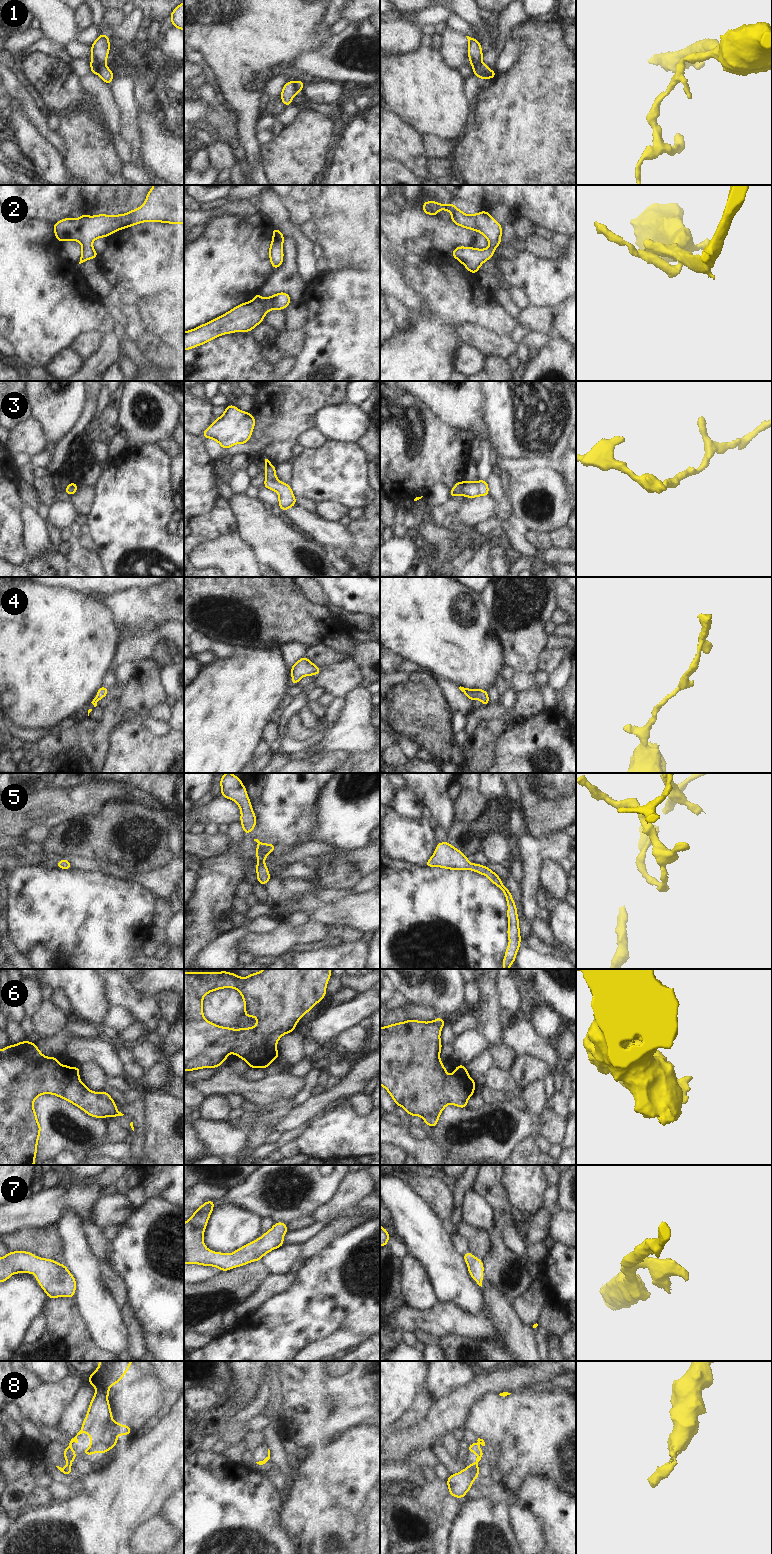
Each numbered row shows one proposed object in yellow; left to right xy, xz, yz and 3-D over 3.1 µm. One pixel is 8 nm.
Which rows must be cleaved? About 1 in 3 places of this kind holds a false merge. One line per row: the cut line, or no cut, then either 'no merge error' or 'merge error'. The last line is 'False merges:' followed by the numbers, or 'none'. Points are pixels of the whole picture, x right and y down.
1: xy (91, 60), (96, 65), (97, 73) | merge error
2: no cut | no merge error
3: no cut | no merge error
4: no cut | no merge error
5: no cut | no merge error
6: no cut | no merge error
7: no cut | no merge error
8: no cut | no merge error
False merges: 1

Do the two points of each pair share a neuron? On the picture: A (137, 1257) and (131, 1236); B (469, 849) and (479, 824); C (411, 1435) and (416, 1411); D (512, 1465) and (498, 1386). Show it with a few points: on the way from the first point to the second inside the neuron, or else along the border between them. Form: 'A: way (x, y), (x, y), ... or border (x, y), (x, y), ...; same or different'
A: way (137, 1252), (132, 1241); same
B: way (469, 843), (469, 838), (477, 830); same
C: border (429, 1409), (426, 1416), (417, 1425), (391, 1432); different
D: border (498, 1394), (485, 1393), (475, 1400); different

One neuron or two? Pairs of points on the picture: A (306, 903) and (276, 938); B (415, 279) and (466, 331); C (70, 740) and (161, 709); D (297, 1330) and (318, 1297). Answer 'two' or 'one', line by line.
A: two
B: two
C: two
D: one

